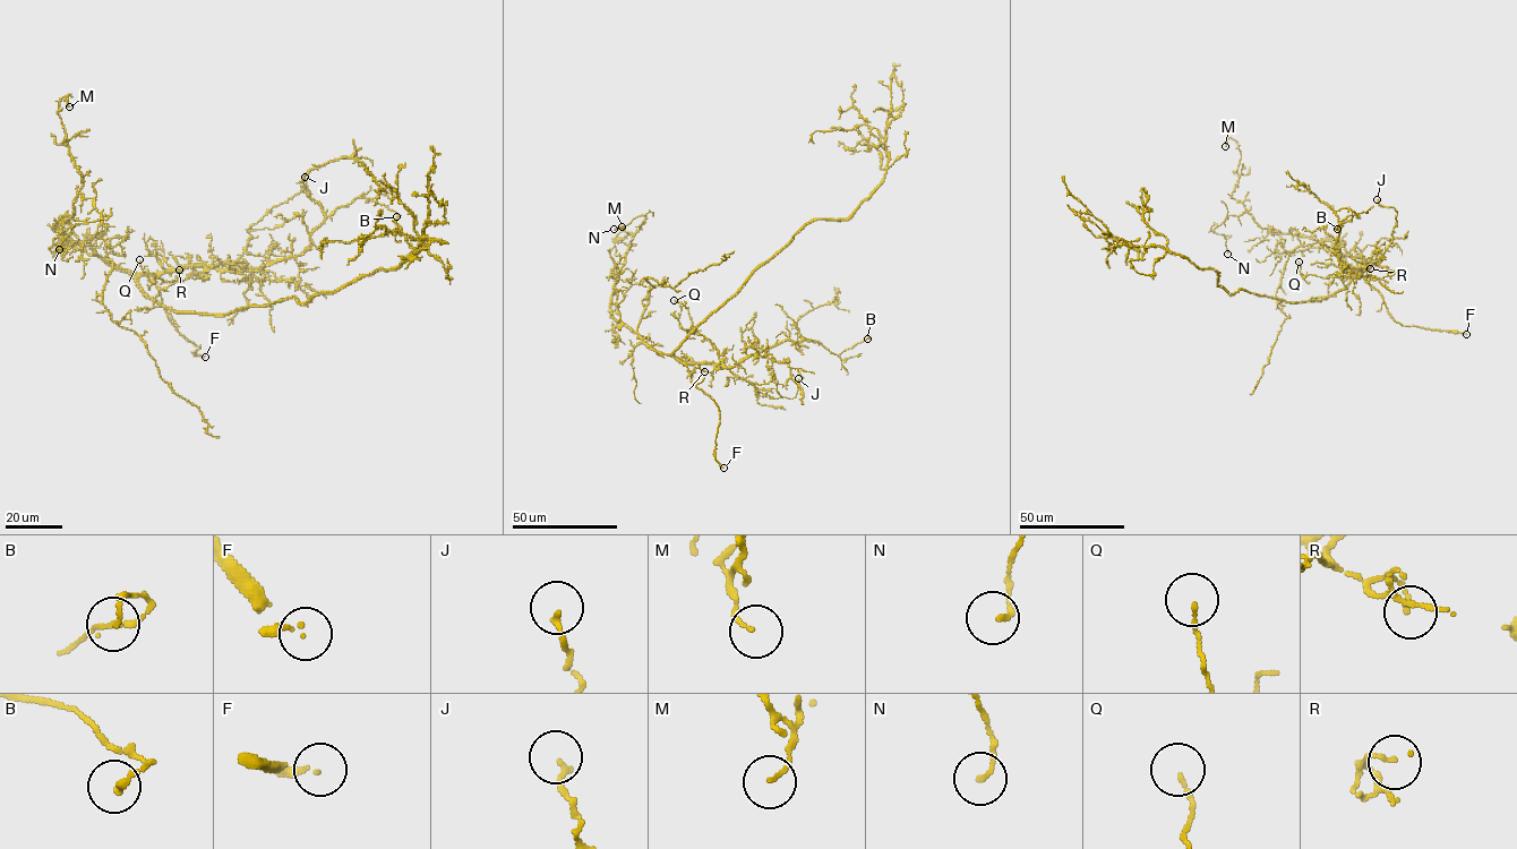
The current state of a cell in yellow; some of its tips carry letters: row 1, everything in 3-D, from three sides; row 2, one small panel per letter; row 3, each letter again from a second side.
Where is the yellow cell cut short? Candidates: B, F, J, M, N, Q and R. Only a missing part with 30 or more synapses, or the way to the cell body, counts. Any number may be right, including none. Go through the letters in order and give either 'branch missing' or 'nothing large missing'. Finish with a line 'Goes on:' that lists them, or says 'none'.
B: nothing large missing
F: branch missing
J: nothing large missing
M: nothing large missing
N: nothing large missing
Q: nothing large missing
R: nothing large missing
Goes on: F

